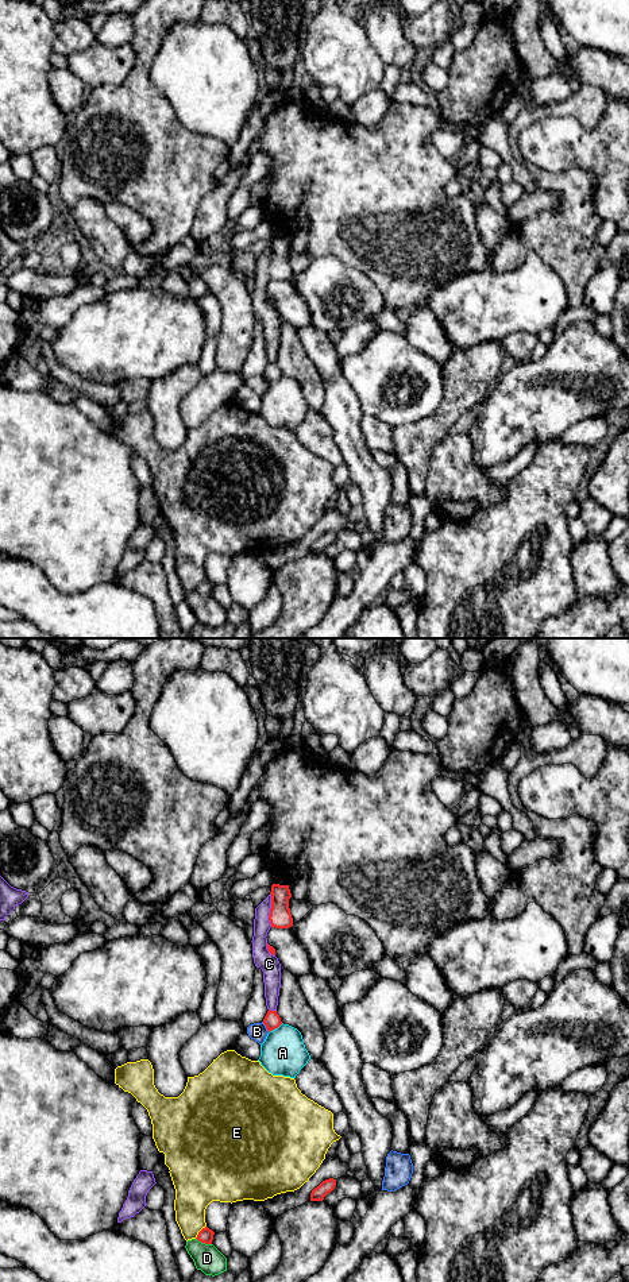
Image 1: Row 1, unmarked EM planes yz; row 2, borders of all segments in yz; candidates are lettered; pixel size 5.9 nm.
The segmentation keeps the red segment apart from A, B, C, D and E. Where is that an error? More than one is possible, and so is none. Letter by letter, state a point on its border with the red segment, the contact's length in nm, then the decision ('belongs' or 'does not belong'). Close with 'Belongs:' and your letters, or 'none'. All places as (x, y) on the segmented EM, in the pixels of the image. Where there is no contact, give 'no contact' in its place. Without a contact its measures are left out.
A: meets red in yz at (276, 1027); contact 110 nm long; does not belong
B: meets red in yz at (266, 1027); contact 80 nm long; does not belong
C: meets red in yz at (270, 910); contact 200 nm long; does not belong
D: meets red in yz at (204, 1242); contact 100 nm long; does not belong
E: meets red in yz at (199, 1232); contact 100 nm long; does not belong
Belongs: none

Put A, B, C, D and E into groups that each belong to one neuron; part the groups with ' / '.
A / B / C / D / E

